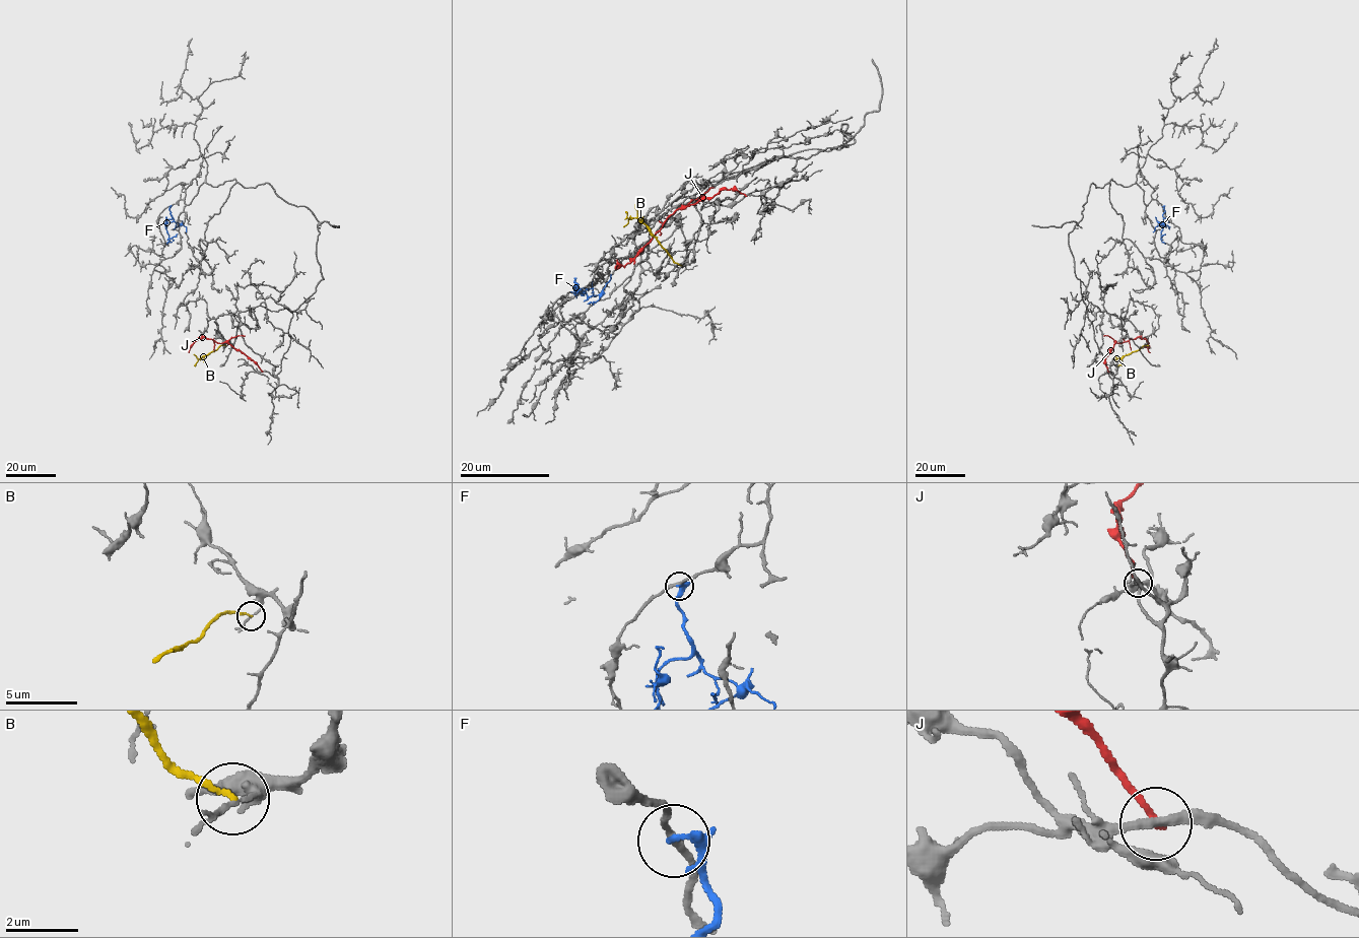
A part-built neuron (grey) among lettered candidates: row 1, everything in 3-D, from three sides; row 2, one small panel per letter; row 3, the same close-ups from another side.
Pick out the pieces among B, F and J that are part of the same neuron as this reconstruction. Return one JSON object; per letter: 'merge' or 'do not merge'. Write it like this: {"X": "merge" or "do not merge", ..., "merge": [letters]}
{"B": "do not merge", "F": "do not merge", "J": "do not merge", "merge": []}

